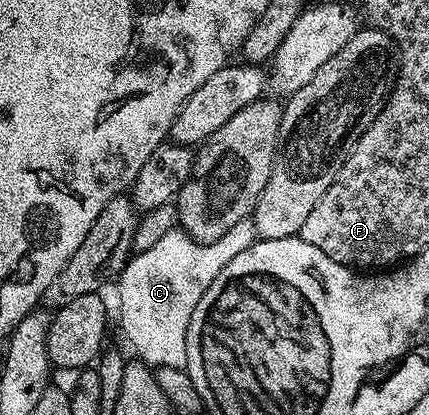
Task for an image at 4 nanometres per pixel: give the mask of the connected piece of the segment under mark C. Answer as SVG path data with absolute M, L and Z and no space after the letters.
M248 219L229 227L221 239L206 245L195 241L188 233L172 231L162 236L153 247L144 253L135 253L128 261L123 272L117 278L119 289L119 321L127 332L127 341L139 352L138 359L147 367L187 367L187 332L189 319L193 319L193 311L197 311L197 303L201 303L201 295L209 291L209 283L221 275L221 271L241 251L245 251L256 241L254 220Z

